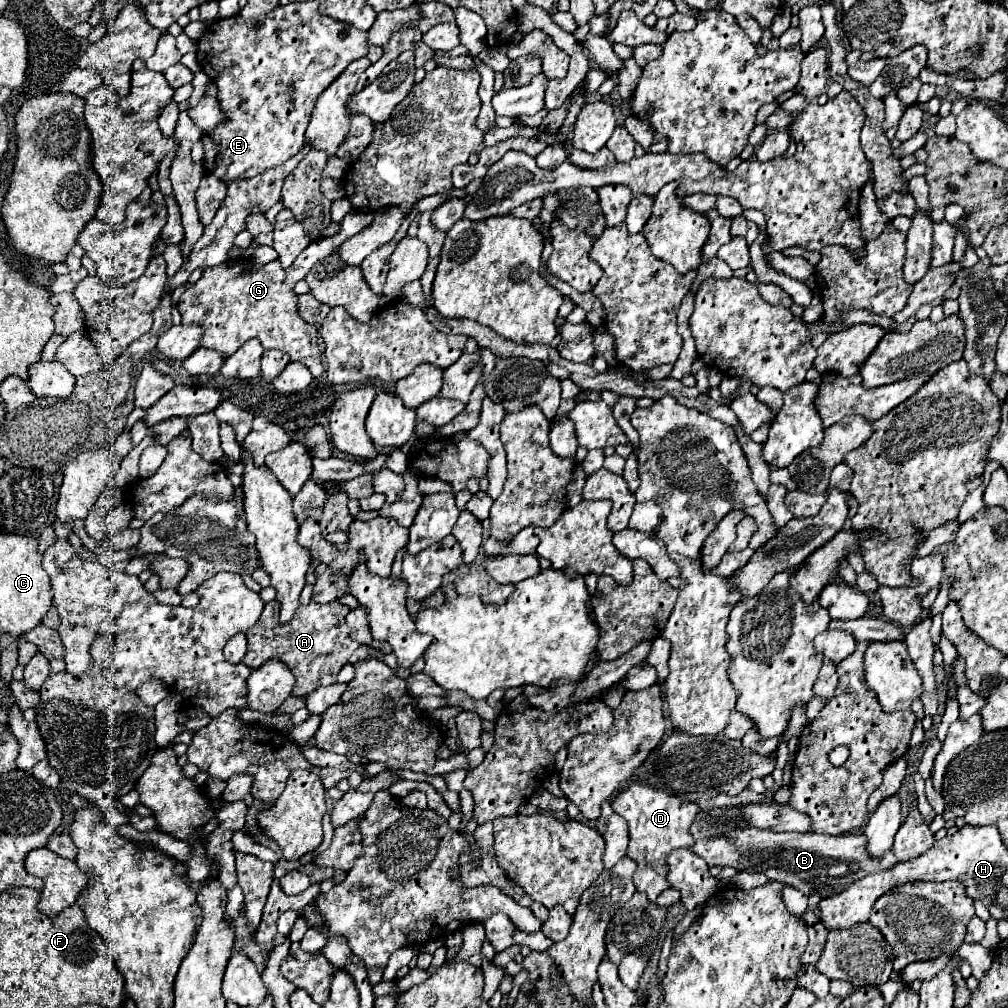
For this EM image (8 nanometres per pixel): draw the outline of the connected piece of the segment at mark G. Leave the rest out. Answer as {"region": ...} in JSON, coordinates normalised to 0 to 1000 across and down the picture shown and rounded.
{"region":[[[349,208],[339,218],[339,230],[331,236],[315,236],[292,258],[290,264],[278,266],[278,260],[266,260],[262,264],[252,262],[248,256],[228,256],[218,264],[204,266],[200,276],[187,284],[177,298],[177,308],[183,321],[198,321],[202,333],[198,343],[210,345],[220,353],[230,353],[244,337],[256,335],[264,347],[280,347],[290,359],[302,361],[312,375],[317,375],[321,365],[315,345],[313,323],[302,319],[294,312],[292,282],[304,274],[304,270],[321,254],[329,252],[341,238],[355,232],[369,220],[369,210]]]}

